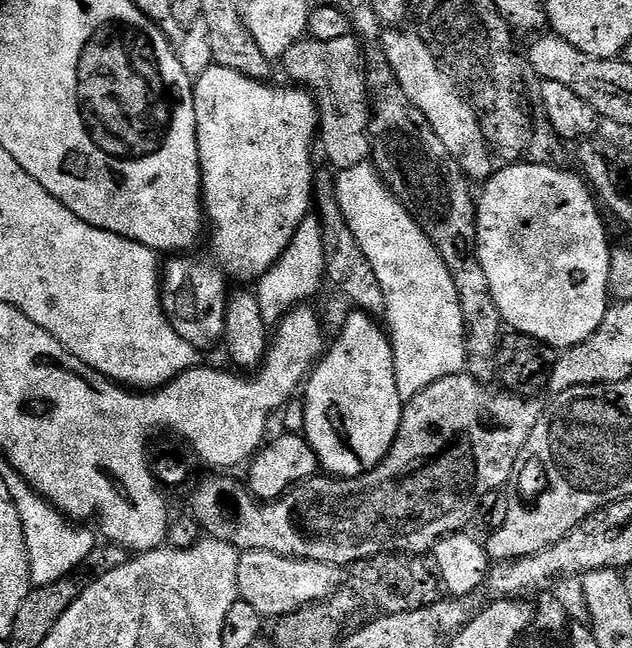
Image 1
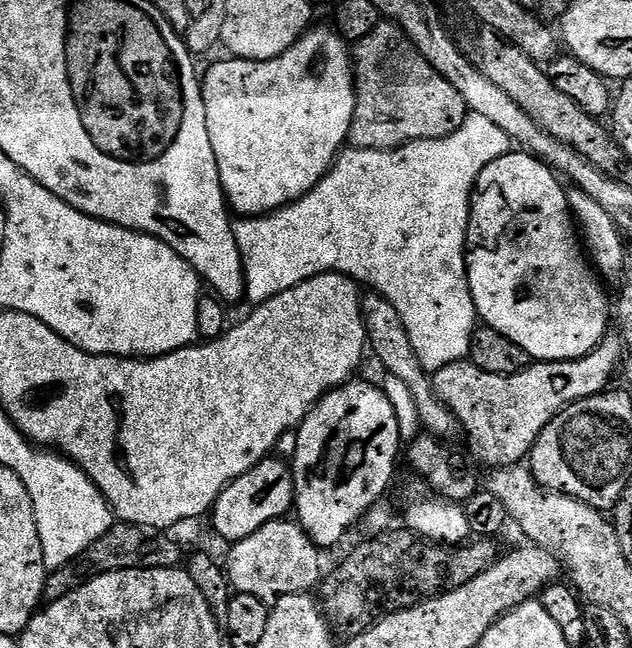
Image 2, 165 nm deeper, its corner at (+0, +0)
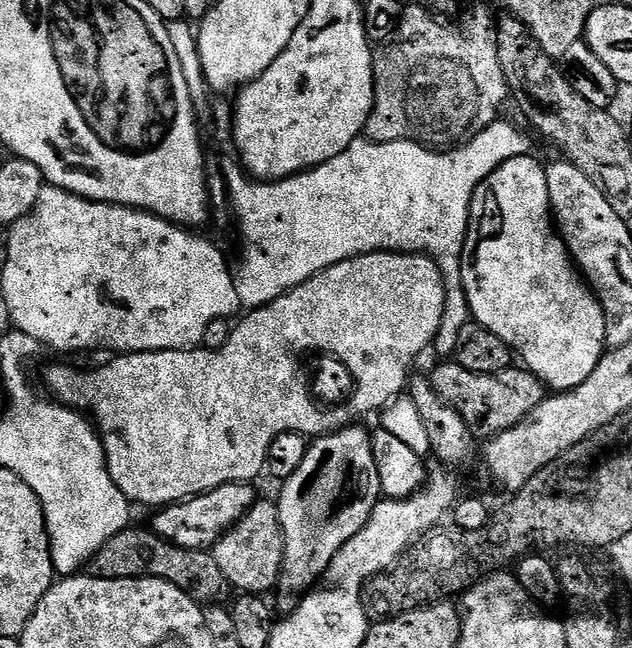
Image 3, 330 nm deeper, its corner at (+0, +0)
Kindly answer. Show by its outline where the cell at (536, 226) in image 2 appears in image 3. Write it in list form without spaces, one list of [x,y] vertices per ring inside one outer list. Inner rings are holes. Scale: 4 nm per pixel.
[[[529,154],[518,158],[510,158],[510,162],[498,166],[498,170],[494,170],[494,174],[486,177],[478,186],[478,190],[472,199],[472,209],[468,215],[468,237],[464,243],[464,252],[460,256],[462,258],[460,273],[462,274],[462,286],[466,290],[471,319],[482,325],[486,330],[490,330],[490,334],[498,334],[498,338],[502,338],[502,342],[509,344],[513,353],[519,359],[520,356],[524,359],[523,367],[534,373],[543,382],[545,389],[551,390],[553,393],[568,392],[571,388],[582,386],[582,382],[586,382],[586,378],[590,378],[590,374],[594,374],[598,362],[603,358],[606,351],[604,343],[606,318],[602,314],[602,306],[596,301],[592,289],[588,287],[583,275],[578,271],[571,254],[568,252],[568,247],[564,244],[564,239],[560,237],[556,230],[556,225],[552,219],[550,194],[546,190],[545,165],[543,163],[539,164],[534,157],[535,155]]]

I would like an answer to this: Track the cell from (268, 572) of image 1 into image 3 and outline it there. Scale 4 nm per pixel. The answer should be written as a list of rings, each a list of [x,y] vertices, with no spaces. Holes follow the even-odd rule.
[[[264,498],[257,499],[247,513],[230,528],[211,549],[218,562],[218,570],[228,579],[229,585],[240,594],[268,594],[280,583],[280,571],[284,569],[284,531],[280,525],[280,510]]]

